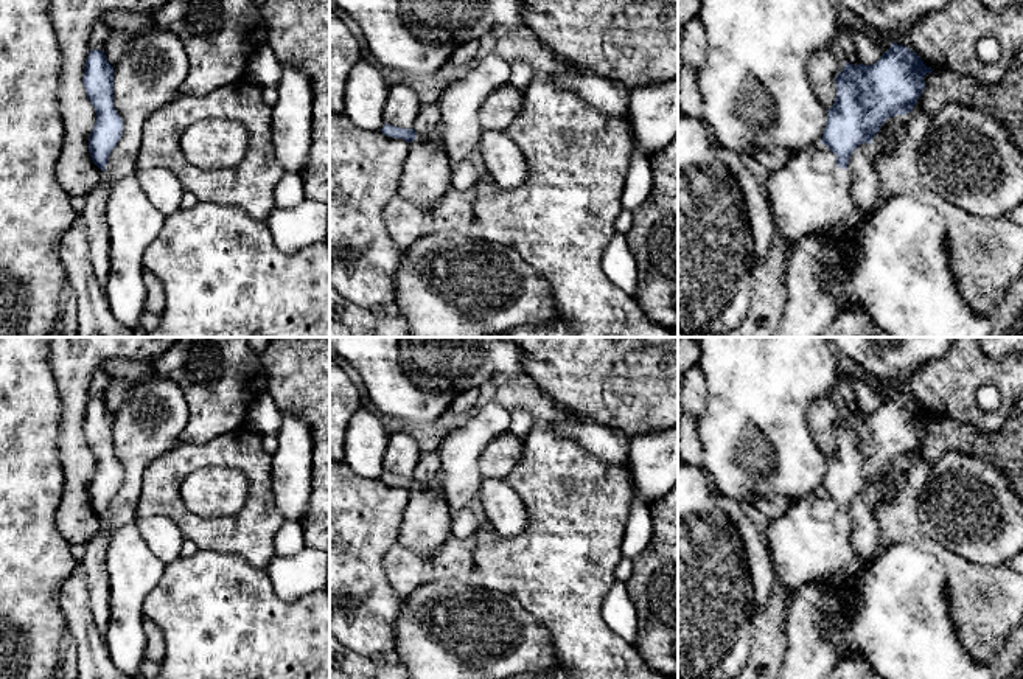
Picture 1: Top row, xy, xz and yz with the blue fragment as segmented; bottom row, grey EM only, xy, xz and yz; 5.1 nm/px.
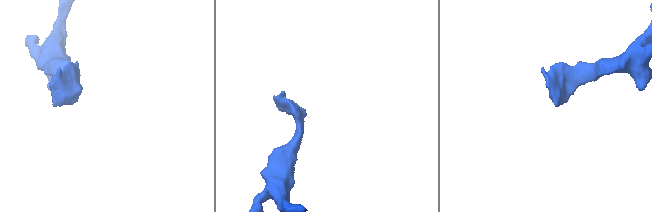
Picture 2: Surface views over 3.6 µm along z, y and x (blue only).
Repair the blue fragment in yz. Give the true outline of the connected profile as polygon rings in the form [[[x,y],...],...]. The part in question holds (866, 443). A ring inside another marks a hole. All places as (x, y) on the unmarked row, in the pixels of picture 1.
[[[894,390],[872,413],[846,410],[835,424],[836,446],[827,458],[821,488],[836,503],[838,514],[829,522],[816,521],[810,514],[810,497],[798,499],[784,516],[770,521],[766,547],[785,598],[807,583],[858,580],[847,626],[824,628],[840,659],[855,653],[883,679],[992,679],[990,665],[973,659],[958,639],[950,617],[945,569],[933,555],[899,542],[864,561],[850,544],[847,513],[852,500],[861,491],[872,493],[888,466],[914,457],[925,437],[923,424],[931,420],[914,399]]]

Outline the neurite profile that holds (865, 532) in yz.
[[[861,491],[852,500],[847,521],[855,553],[864,561],[871,559],[880,547],[880,525],[872,493]]]

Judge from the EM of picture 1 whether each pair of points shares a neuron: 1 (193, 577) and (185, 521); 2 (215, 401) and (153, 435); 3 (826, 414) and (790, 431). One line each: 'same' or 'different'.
1: different
2: different
3: different

